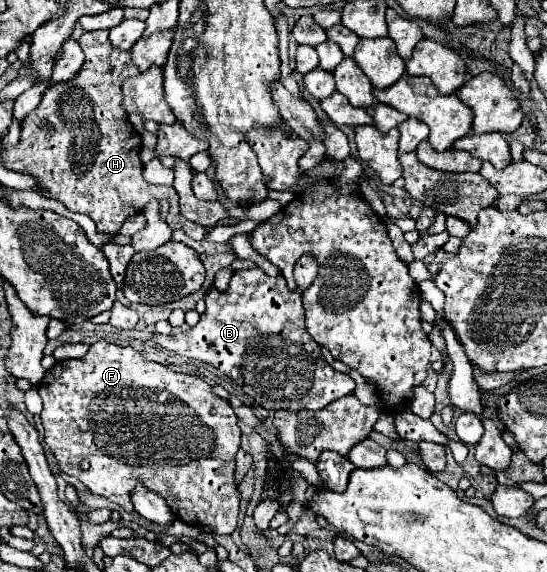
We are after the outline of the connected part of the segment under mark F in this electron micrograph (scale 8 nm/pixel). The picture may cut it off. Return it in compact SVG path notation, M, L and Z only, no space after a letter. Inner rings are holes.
M94 344L84 358L56 362L38 384L38 392L44 402L40 414L44 442L56 456L64 474L82 480L92 494L106 496L122 508L132 508L128 498L130 490L134 490L136 482L142 482L146 488L158 492L180 520L192 526L210 526L216 534L234 532L240 506L234 484L236 436L240 436L240 428L232 406L216 396L204 380L148 362L134 348ZM184 458L198 460L184 464ZM82 460L90 462L88 470L80 468Z

